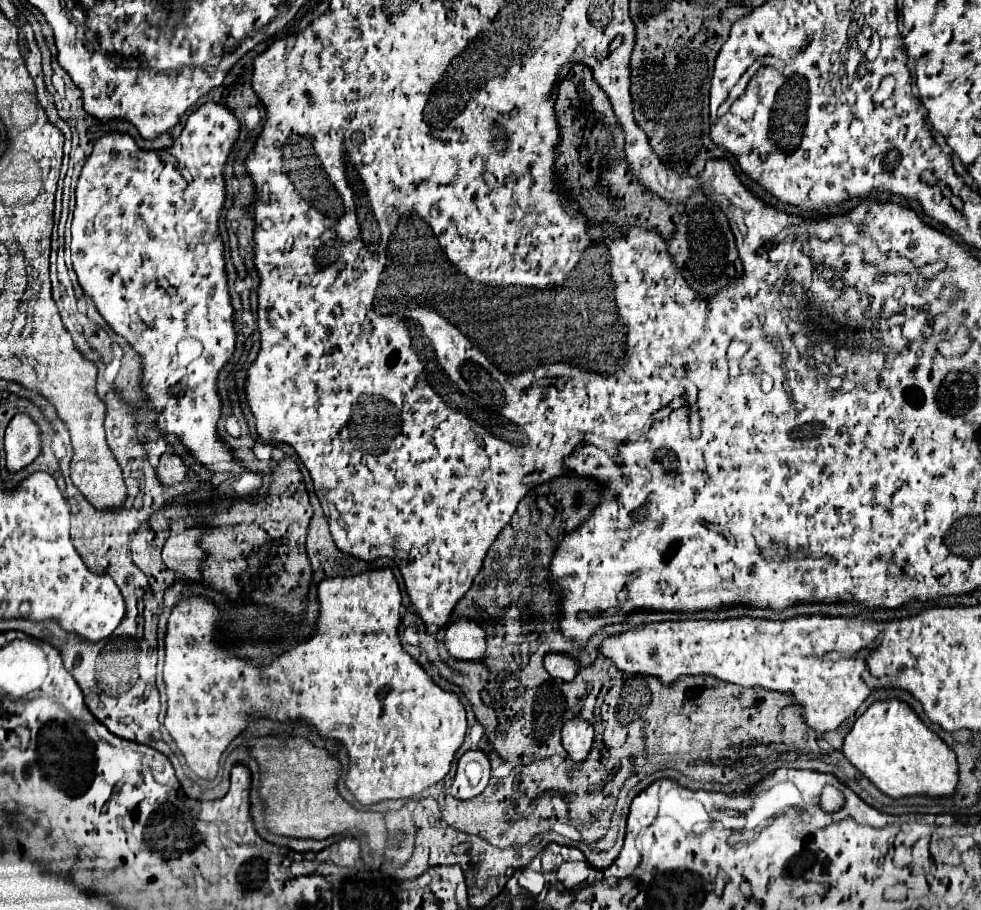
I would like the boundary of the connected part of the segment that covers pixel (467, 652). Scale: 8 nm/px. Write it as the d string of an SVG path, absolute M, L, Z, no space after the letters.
M457 618L445 630L445 646L451 658L465 662L479 662L485 658L487 632L471 618Z

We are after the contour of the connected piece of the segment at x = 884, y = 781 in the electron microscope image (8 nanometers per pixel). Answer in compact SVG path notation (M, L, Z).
M885 700L871 704L861 714L843 742L845 758L861 770L883 794L891 798L903 796L953 796L959 782L959 766L955 752L931 732L919 716L901 700Z

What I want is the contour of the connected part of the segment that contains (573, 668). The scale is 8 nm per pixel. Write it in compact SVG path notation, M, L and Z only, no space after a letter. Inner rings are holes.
M547 654L543 660L543 666L551 678L557 678L563 682L571 682L577 674L577 662L565 654Z

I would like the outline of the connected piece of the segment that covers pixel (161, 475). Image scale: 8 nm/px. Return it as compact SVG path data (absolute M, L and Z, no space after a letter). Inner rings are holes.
M167 448L167 452L161 456L161 460L159 460L157 468L155 468L155 478L163 486L173 486L173 484L181 482L187 476L187 466L183 464L183 460L179 458L179 462L171 462L169 452L175 454L173 448Z

